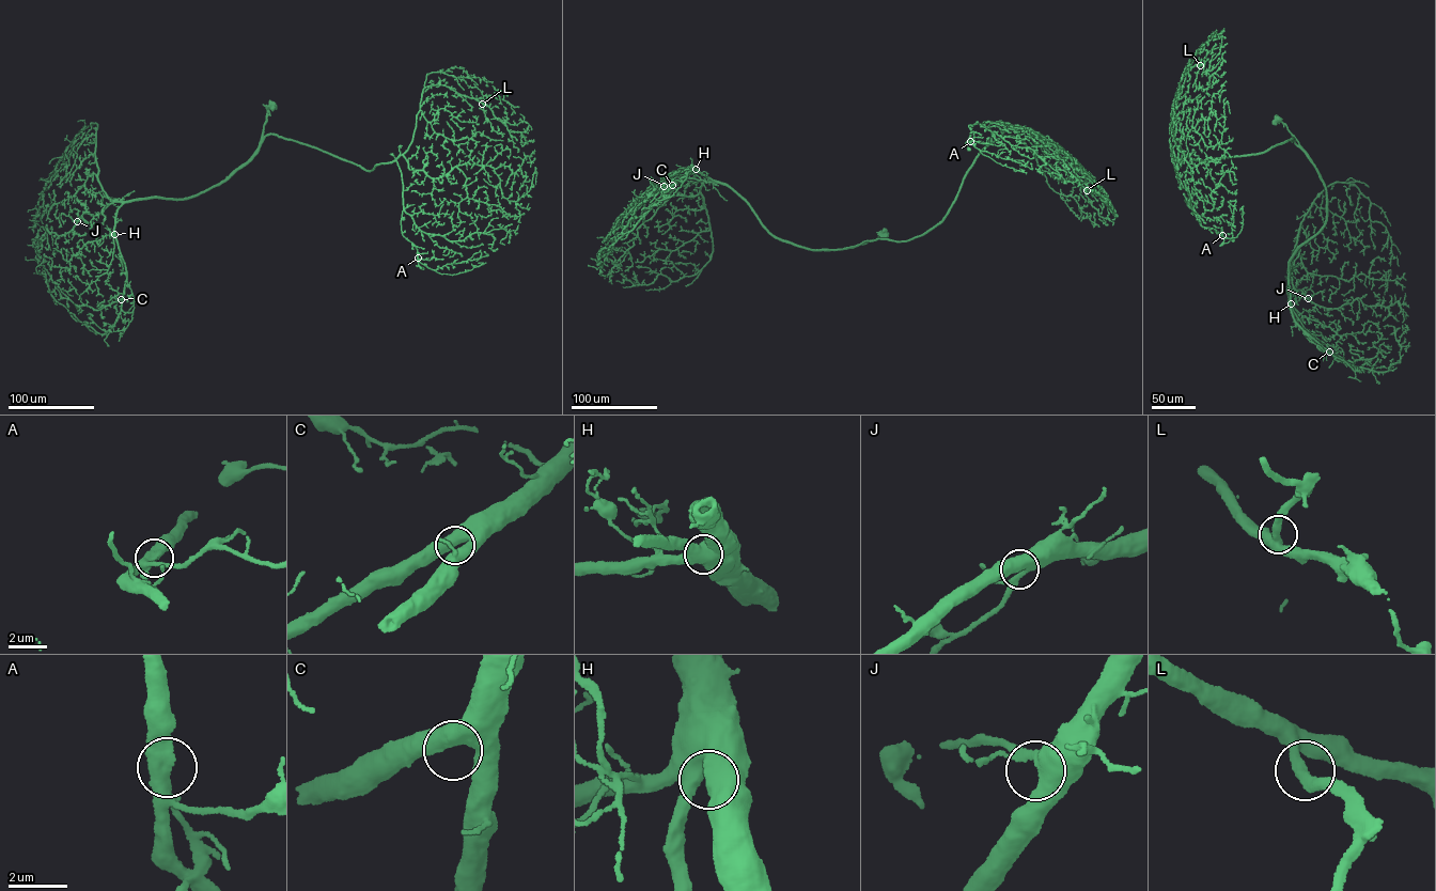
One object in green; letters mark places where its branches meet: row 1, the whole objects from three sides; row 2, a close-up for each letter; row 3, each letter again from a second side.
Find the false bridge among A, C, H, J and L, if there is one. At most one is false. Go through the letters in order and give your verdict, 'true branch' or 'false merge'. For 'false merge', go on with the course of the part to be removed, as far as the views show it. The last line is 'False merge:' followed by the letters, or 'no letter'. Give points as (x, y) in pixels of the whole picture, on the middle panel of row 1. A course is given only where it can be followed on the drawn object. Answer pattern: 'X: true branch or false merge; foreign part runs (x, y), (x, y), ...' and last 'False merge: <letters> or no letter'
A: false merge; foreign part runs (970, 141), (970, 135), (965, 144), (969, 150)
C: true branch
H: true branch
J: true branch
L: true branch
False merge: A

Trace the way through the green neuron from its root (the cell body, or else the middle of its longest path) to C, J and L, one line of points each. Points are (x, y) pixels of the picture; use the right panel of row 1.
C: (1277, 119), (1314, 163), (1327, 193), (1324, 224), (1298, 247), (1290, 262), (1288, 275), (1294, 321), (1329, 352)
J: (1277, 119), (1314, 163), (1327, 193), (1327, 213), (1322, 227), (1300, 245), (1290, 262), (1294, 287), (1308, 298)
L: (1277, 119), (1300, 147), (1292, 137), (1258, 154), (1186, 156), (1175, 140), (1174, 115), (1187, 66), (1200, 65)

